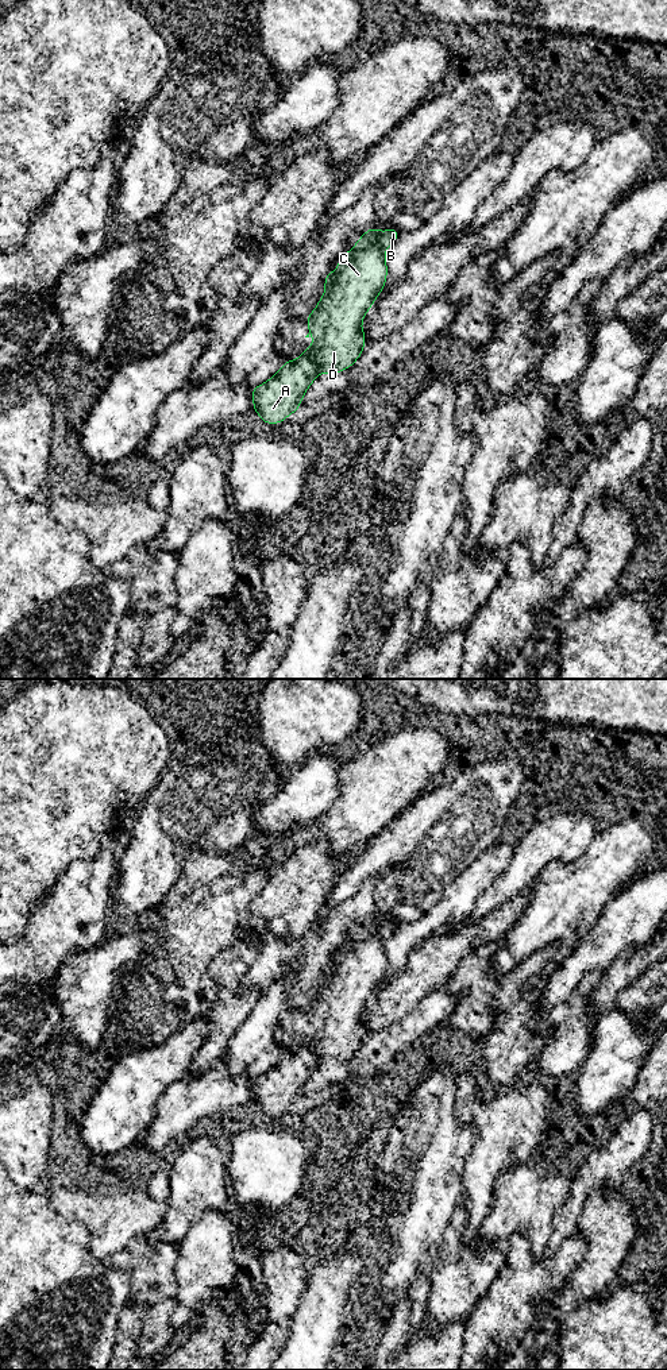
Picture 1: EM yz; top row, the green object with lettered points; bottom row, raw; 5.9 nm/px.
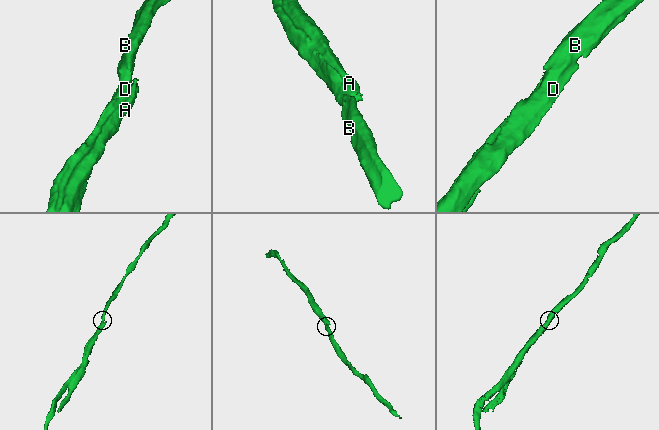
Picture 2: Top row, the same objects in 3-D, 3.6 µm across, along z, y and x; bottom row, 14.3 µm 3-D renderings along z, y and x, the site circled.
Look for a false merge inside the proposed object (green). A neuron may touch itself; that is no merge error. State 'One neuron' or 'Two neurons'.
Two neurons

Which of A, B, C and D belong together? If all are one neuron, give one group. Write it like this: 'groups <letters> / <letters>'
groups A / B C D

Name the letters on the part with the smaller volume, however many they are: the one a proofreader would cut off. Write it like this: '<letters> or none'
A

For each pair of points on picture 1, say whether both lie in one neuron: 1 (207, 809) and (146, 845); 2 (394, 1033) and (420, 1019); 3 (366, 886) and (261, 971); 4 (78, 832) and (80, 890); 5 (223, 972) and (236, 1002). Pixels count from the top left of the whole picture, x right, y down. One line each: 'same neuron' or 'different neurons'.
1: same neuron
2: same neuron
3: same neuron
4: different neurons
5: same neuron

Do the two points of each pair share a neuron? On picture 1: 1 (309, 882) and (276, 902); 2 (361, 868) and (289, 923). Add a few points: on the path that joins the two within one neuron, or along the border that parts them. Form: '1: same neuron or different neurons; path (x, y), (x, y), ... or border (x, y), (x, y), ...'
1: same neuron; path (301, 886), (284, 900)
2: different neurons; border (349, 867), (336, 880), (315, 921)

